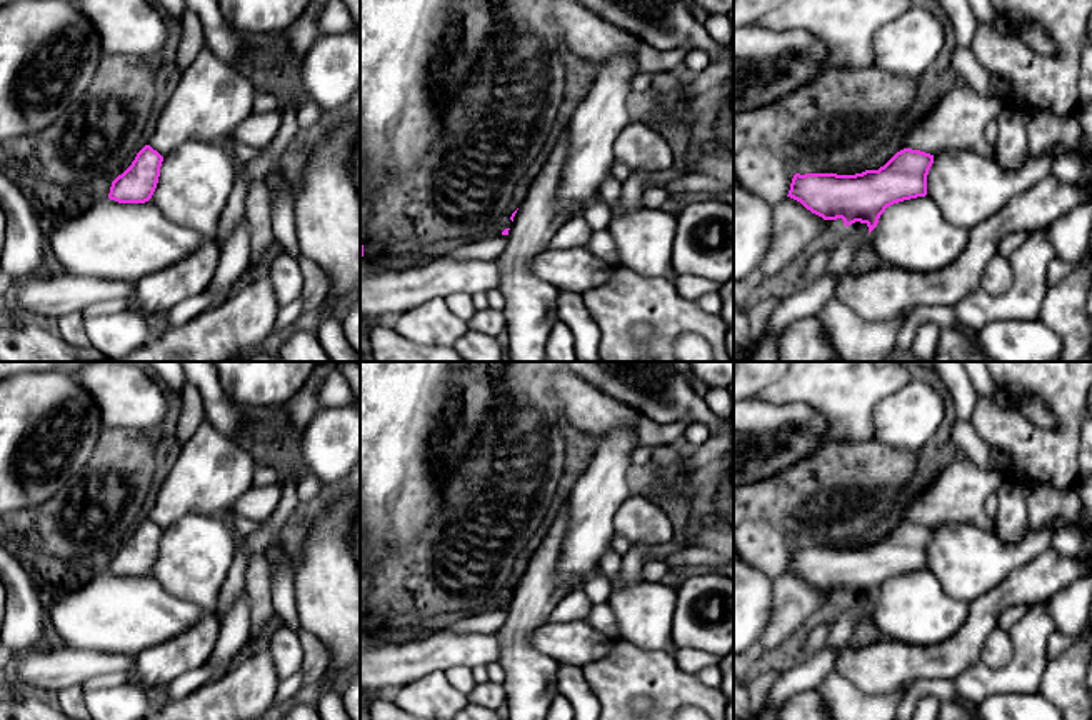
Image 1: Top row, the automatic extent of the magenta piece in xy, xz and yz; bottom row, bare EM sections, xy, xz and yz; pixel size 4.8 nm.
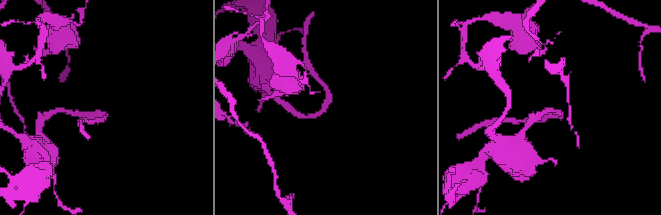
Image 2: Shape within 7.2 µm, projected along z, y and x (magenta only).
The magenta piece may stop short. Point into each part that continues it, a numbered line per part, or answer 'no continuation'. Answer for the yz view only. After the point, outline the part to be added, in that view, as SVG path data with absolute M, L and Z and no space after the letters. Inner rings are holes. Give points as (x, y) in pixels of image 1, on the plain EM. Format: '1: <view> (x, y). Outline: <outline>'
1: yz (957, 494). Outline: M962 453L920 492L912 493L900 515L905 522L930 528L967 523L994 533L995 522L985 512L985 500L997 492L999 483L1000 478L994 468L982 470Z

